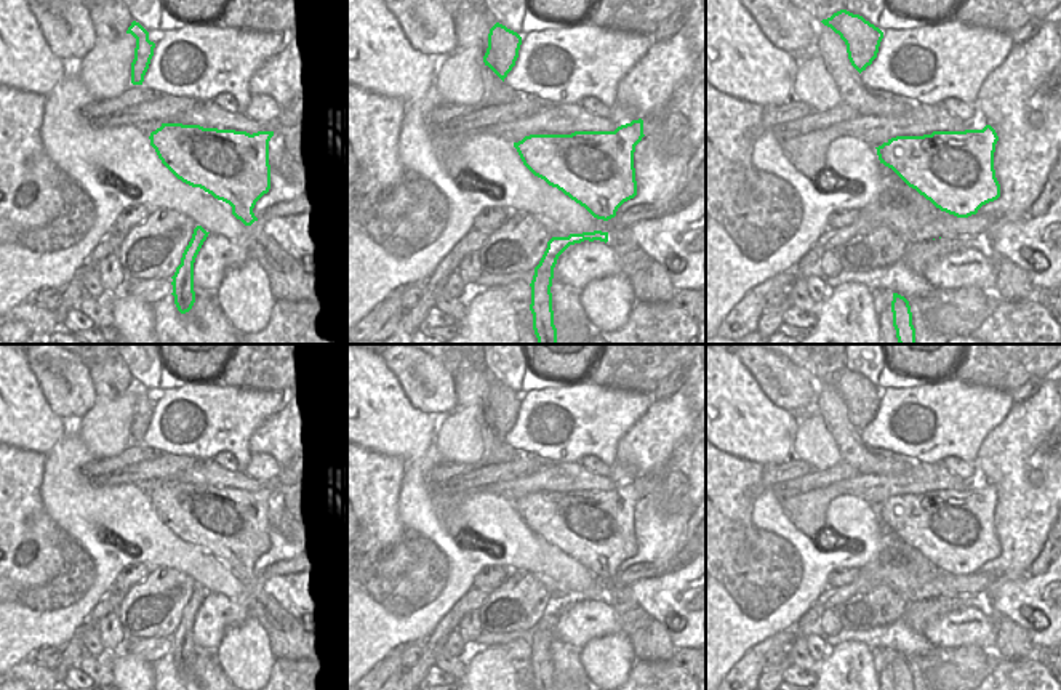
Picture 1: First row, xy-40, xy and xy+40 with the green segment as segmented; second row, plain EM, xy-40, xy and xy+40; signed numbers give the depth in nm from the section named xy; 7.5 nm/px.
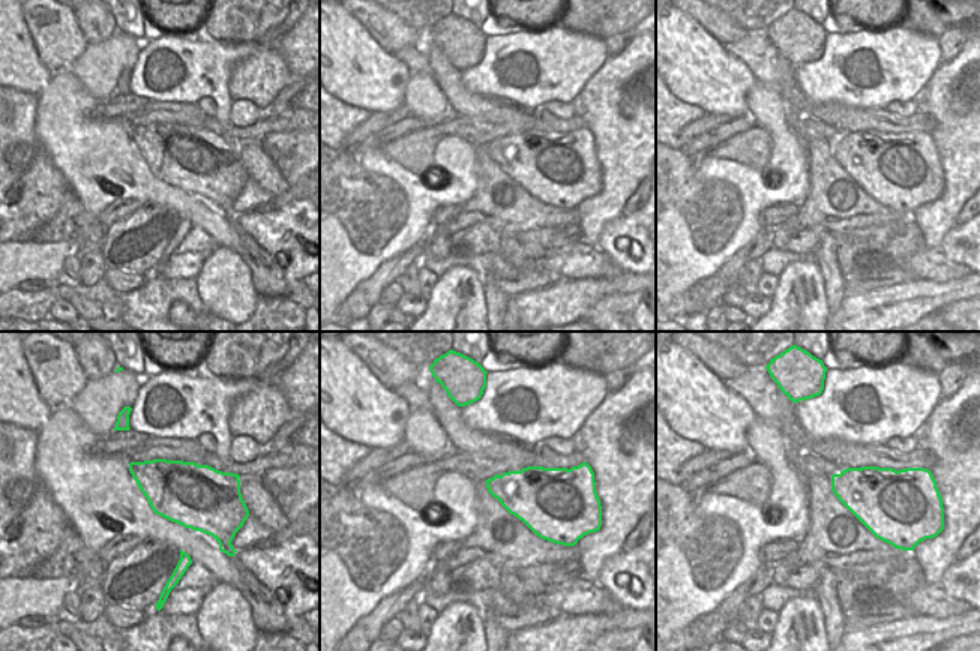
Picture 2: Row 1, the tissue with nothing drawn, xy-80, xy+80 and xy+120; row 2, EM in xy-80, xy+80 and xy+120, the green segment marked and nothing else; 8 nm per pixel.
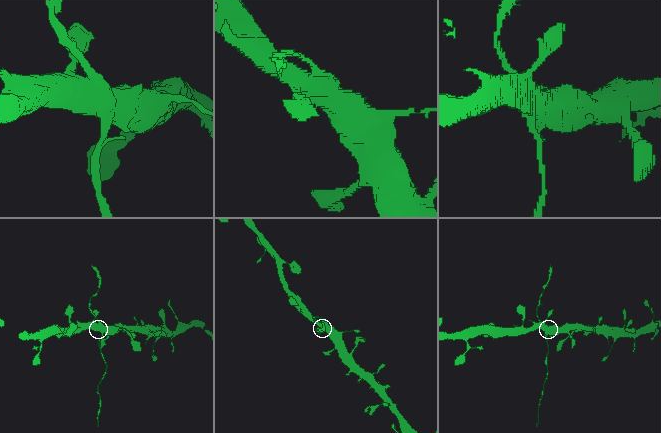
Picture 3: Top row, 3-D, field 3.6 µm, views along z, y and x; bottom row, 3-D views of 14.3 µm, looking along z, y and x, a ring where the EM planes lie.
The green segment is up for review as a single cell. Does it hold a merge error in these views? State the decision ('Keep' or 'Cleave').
Cleave

